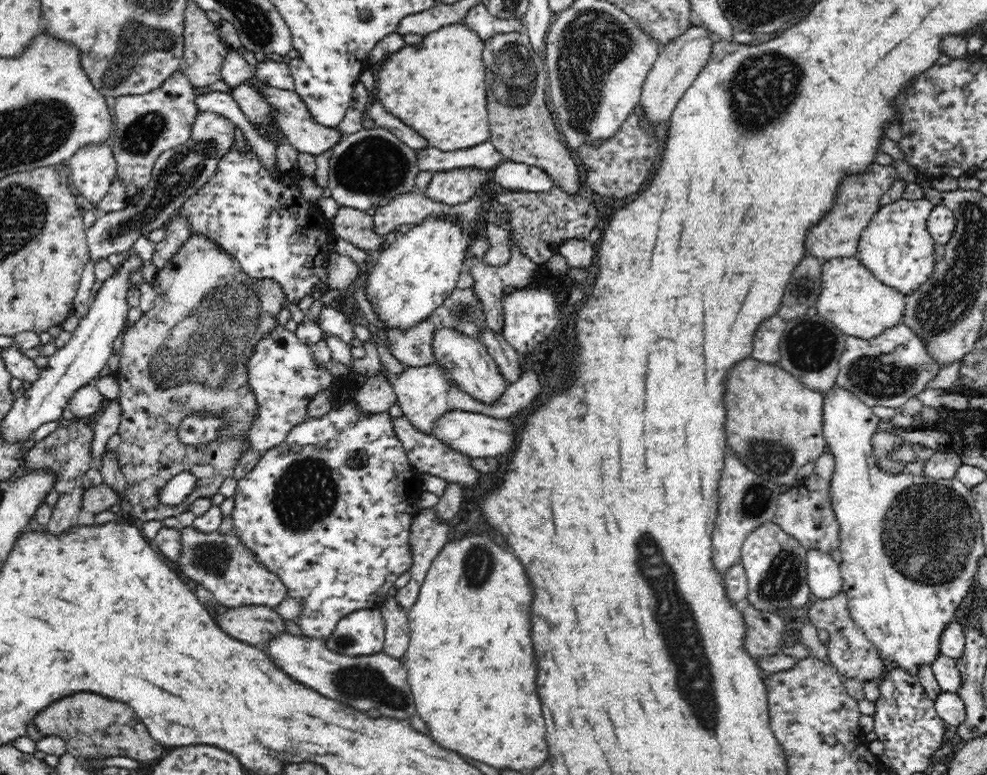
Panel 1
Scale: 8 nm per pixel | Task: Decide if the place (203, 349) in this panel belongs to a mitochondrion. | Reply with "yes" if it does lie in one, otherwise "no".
yes

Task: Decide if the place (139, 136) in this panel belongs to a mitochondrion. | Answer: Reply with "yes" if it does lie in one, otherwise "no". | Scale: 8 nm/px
yes

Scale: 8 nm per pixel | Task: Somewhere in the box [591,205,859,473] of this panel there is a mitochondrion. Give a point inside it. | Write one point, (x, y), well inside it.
(810, 346)

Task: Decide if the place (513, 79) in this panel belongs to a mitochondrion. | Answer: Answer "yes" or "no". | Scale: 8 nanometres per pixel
yes

